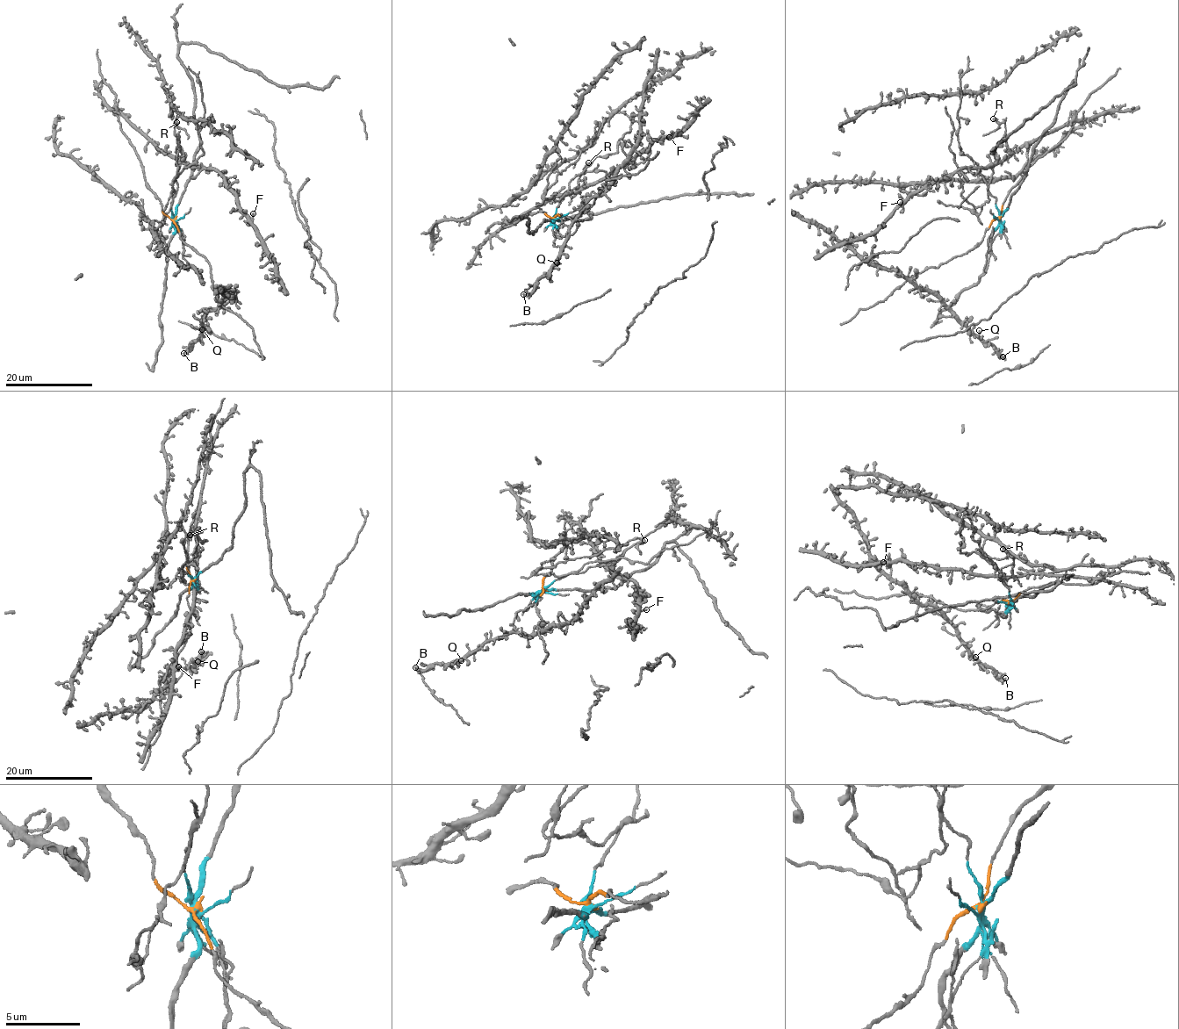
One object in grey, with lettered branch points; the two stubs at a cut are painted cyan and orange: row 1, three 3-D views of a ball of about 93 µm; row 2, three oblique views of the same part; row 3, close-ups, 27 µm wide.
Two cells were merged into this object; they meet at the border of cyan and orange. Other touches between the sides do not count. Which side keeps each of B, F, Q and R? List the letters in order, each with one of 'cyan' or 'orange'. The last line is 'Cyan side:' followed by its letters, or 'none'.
B: orange
F: orange
Q: orange
R: cyan
Cyan side: R

